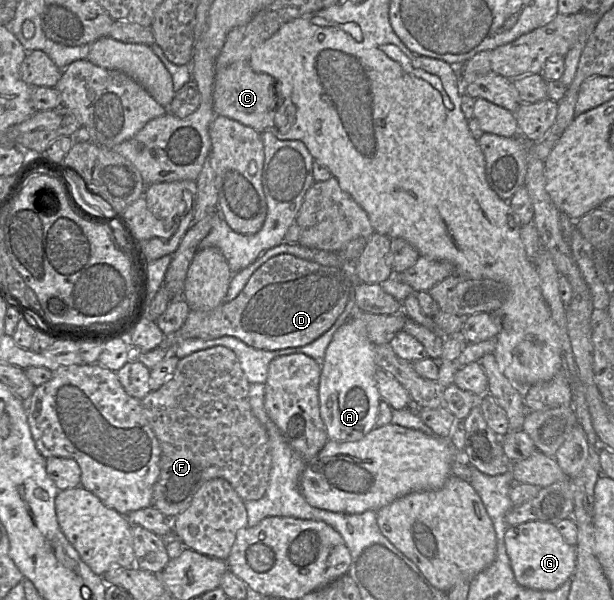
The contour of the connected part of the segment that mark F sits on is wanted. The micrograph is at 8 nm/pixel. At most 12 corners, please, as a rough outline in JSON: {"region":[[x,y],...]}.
{"region":[[235,353],[181,358],[141,400],[161,448],[152,506],[200,487],[264,496],[272,464]]}

